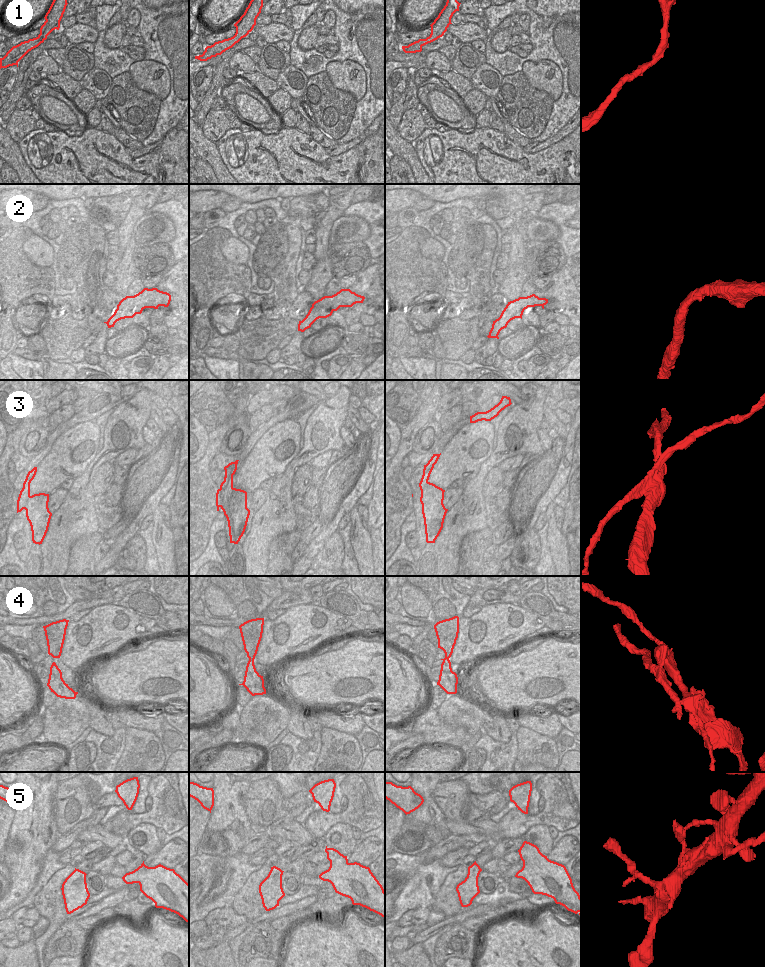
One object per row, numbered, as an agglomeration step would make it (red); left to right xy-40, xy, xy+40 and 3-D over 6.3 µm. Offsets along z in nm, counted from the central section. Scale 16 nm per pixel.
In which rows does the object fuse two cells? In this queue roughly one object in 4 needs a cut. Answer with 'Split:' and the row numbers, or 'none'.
Split: 3, 4

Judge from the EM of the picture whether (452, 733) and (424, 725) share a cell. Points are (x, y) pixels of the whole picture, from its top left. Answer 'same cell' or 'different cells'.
same cell

